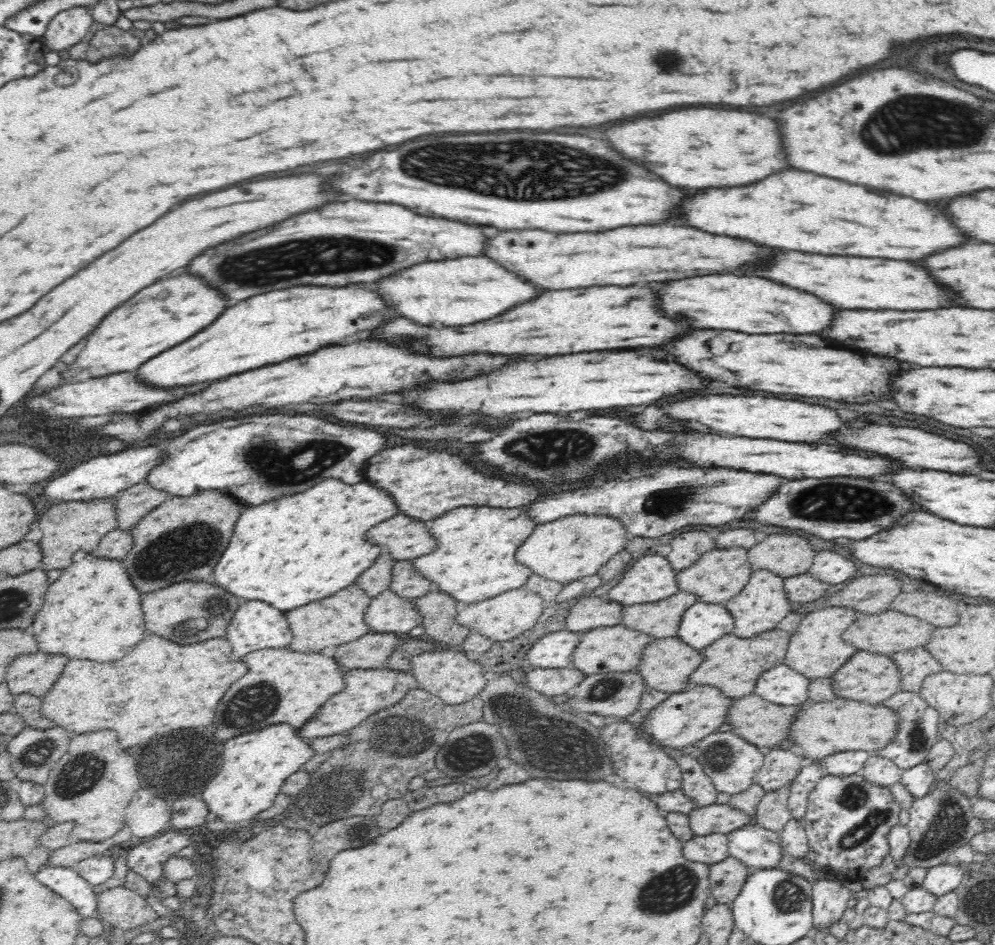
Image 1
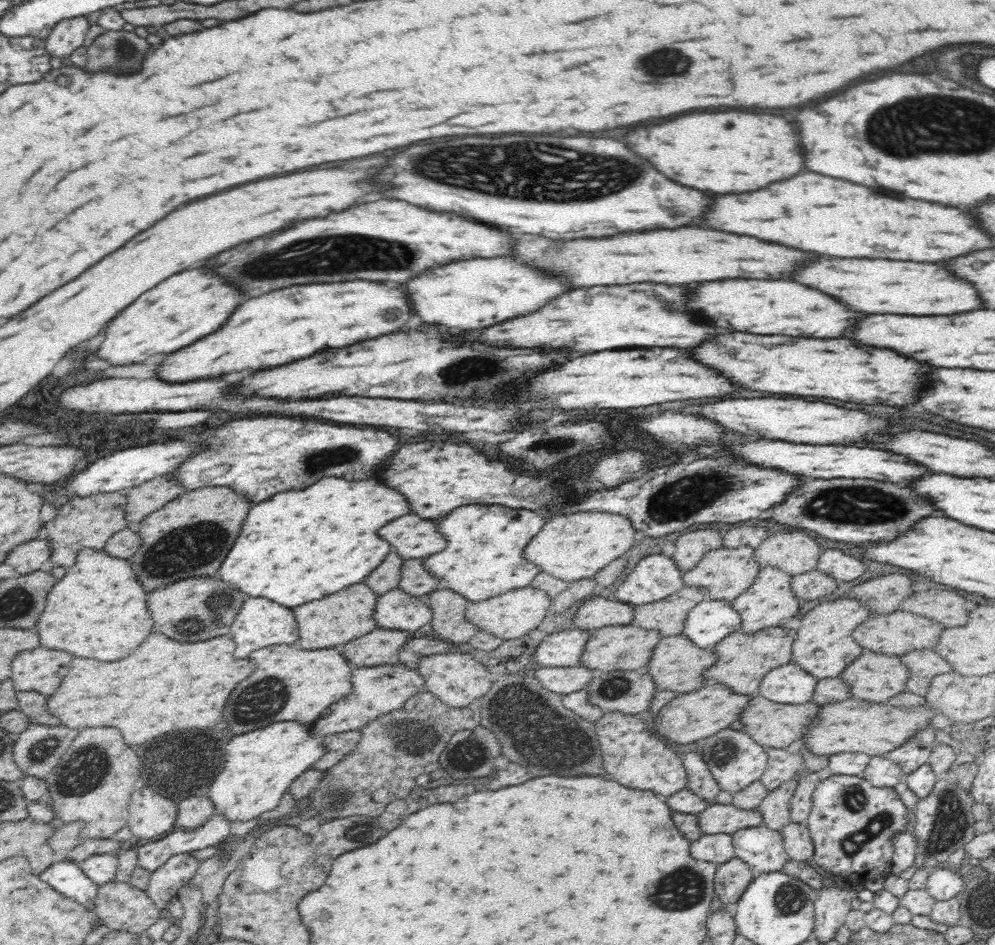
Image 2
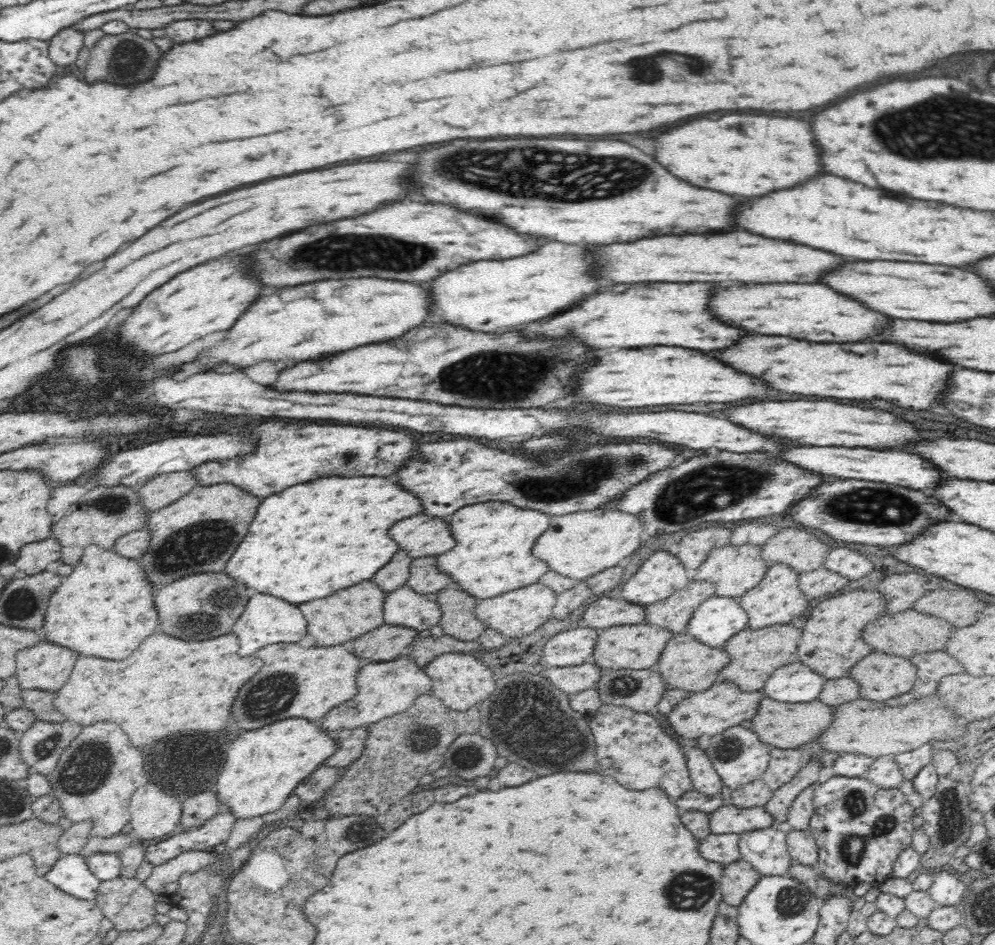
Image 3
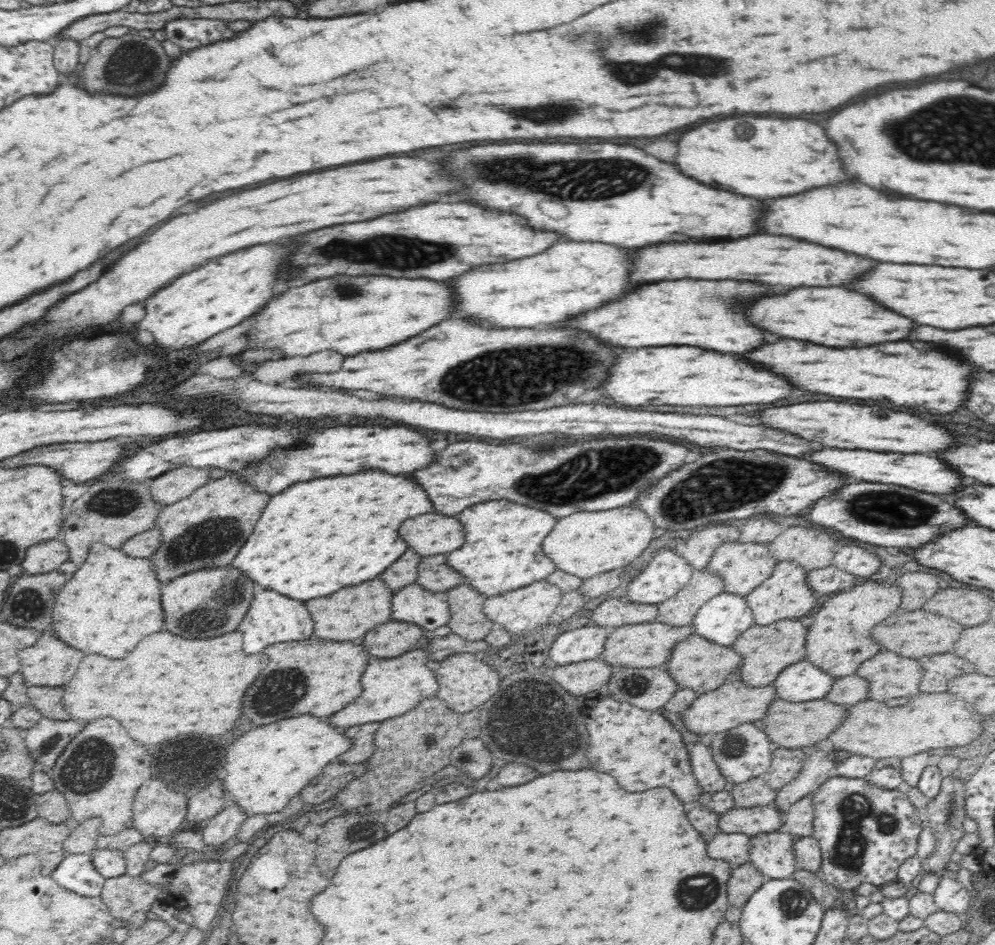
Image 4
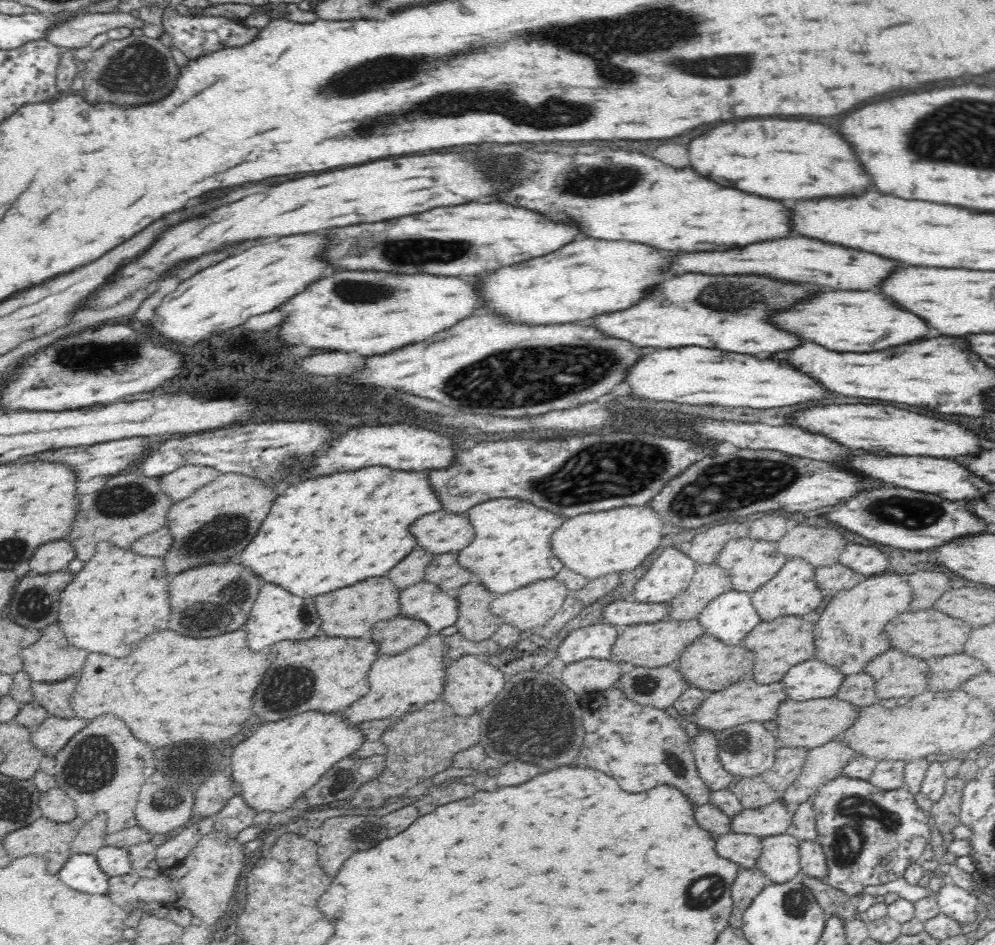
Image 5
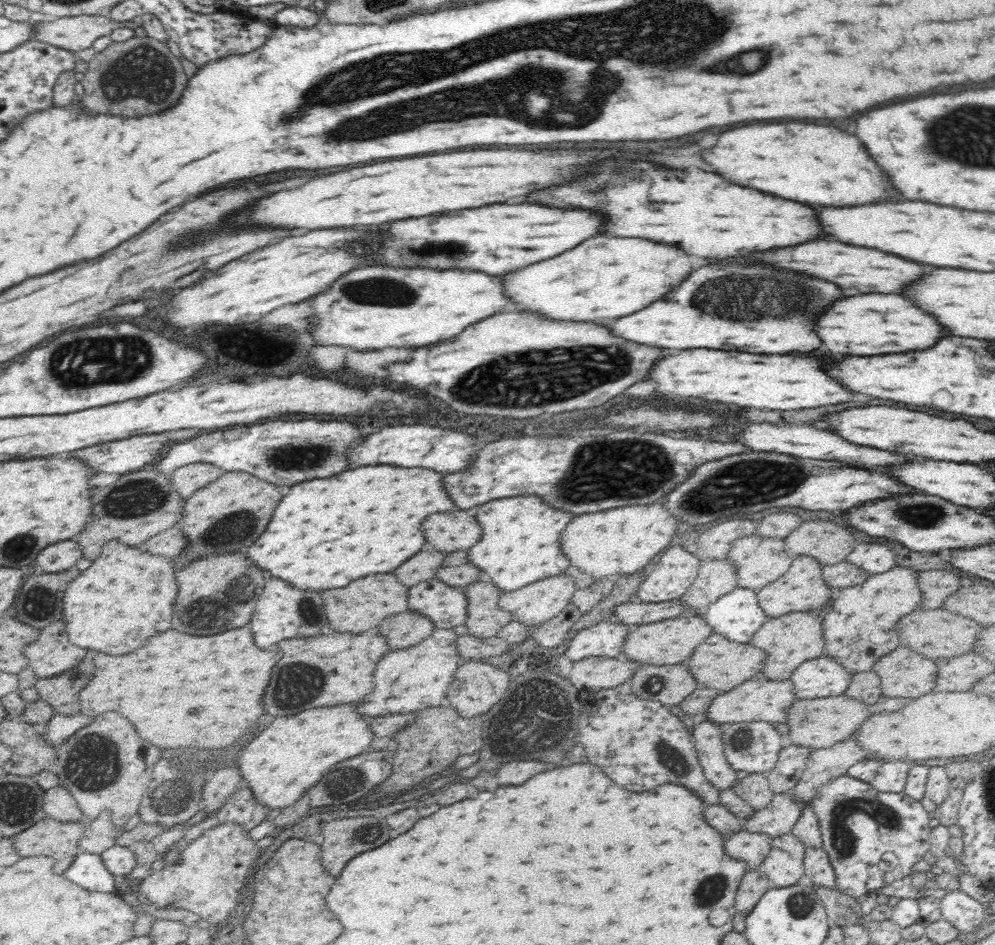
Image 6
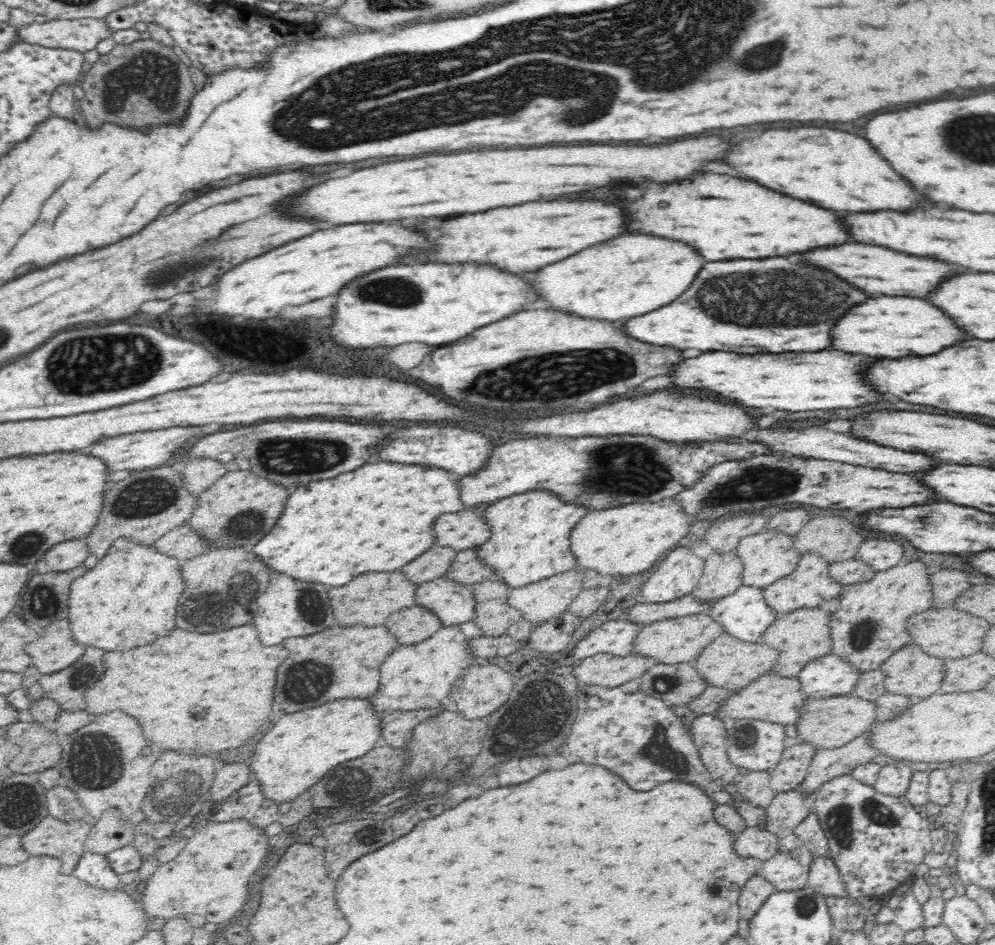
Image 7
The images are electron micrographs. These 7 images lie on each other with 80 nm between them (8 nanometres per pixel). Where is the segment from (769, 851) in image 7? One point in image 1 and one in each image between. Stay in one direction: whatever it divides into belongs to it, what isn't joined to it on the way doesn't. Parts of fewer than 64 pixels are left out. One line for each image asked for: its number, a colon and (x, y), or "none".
1: (712, 848)
2: (717, 848)
3: (723, 848)
4: (734, 848)
5: (744, 849)
6: (752, 847)

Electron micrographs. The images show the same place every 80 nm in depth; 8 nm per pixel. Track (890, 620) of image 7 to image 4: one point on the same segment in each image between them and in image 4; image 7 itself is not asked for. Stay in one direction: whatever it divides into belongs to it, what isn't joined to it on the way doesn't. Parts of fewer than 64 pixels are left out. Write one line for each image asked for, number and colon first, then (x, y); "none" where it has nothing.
4: (841, 637)
5: (851, 631)
6: (860, 624)

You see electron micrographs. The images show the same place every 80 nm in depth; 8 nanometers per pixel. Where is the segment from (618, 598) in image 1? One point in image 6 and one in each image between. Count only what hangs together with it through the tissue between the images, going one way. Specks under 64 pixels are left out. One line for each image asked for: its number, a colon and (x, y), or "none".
2: (656, 577)
3: (663, 574)
4: (668, 573)
5: (672, 571)
6: (677, 569)

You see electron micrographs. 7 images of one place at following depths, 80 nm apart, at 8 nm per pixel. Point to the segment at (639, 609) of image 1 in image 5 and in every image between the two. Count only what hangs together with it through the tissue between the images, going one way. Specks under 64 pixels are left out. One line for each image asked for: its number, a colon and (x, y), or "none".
2: (667, 616)
3: (674, 612)
4: (681, 609)
5: (710, 580)

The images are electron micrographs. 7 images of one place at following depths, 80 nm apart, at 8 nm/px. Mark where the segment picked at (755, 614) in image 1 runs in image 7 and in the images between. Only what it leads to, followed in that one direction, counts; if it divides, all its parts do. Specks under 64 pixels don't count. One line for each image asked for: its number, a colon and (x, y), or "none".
2: (770, 602)
3: (778, 599)
4: (786, 594)
5: (793, 591)
6: (802, 588)
7: (811, 584)

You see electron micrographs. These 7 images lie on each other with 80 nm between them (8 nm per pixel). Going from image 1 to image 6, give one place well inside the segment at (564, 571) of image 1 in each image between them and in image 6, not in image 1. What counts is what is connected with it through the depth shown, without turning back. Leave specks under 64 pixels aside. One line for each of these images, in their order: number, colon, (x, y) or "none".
2: (579, 545)
3: (582, 544)
4: (586, 544)
5: (615, 541)
6: (623, 540)

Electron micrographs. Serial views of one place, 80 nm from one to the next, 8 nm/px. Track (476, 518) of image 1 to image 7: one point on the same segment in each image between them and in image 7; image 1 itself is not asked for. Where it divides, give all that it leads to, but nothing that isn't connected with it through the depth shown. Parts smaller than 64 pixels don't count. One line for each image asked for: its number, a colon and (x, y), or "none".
2: (483, 558)
3: (493, 554)
4: (503, 551)
5: (512, 548)
6: (520, 545)
7: (530, 541)

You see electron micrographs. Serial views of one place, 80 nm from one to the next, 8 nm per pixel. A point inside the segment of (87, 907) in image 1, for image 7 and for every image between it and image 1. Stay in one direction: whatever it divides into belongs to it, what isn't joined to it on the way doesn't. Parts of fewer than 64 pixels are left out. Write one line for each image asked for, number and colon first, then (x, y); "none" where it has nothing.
2: (67, 877)
3: (71, 873)
4: (77, 873)
5: (82, 872)
6: (87, 868)
7: (92, 867)

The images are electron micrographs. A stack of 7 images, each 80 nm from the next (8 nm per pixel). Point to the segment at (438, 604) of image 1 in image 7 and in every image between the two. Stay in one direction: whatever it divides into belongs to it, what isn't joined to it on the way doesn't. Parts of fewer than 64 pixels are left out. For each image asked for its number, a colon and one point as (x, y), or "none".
2: (450, 623)
3: (459, 619)
4: (469, 621)
5: (477, 622)
6: (485, 619)
7: (494, 615)

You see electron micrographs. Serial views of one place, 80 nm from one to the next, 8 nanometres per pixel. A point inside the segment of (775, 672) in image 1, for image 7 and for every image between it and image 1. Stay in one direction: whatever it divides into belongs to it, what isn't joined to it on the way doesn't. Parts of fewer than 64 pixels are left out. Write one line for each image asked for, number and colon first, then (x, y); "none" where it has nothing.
2: (789, 684)
3: (795, 683)
4: (803, 681)
5: (810, 679)
6: (821, 677)
7: (831, 675)

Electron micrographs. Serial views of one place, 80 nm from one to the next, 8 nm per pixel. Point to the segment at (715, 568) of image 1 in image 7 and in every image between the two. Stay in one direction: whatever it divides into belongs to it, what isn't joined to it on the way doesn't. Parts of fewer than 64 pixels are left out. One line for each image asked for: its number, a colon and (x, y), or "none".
2: (725, 573)
3: (735, 570)
4: (744, 566)
5: (750, 562)
6: (760, 560)
7: (767, 556)

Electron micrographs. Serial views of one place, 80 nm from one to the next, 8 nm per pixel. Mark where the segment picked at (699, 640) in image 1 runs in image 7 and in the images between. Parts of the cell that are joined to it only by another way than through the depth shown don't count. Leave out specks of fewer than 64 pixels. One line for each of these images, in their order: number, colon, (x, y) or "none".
2: (708, 623)
3: (715, 621)
4: (722, 619)
5: (730, 617)
6: (736, 615)
7: (744, 613)

